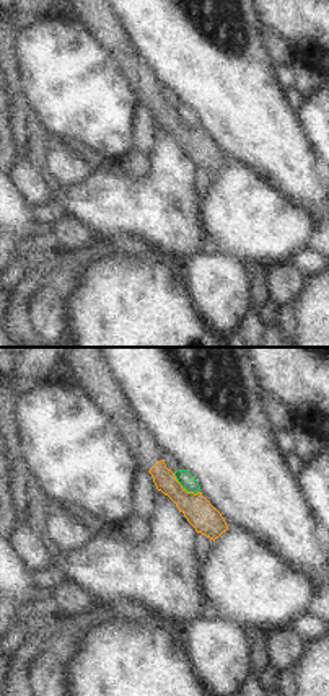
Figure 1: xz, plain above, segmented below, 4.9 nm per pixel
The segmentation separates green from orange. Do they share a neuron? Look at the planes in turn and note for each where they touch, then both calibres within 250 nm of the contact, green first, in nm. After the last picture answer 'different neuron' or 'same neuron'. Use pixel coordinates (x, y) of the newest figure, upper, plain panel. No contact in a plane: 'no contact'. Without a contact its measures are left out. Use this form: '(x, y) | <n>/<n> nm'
(184, 123) | 80/150 nm

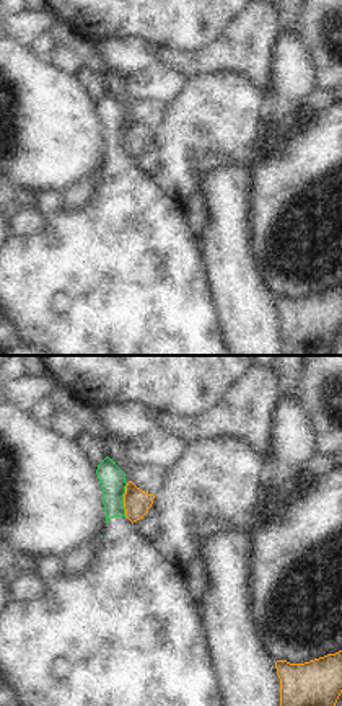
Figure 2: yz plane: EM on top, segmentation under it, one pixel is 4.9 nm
(122, 134) | 130/130 nm

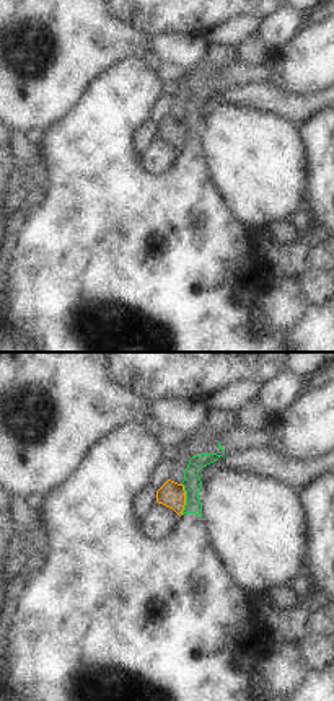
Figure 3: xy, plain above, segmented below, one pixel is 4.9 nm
(186, 134) | 90/130 nm

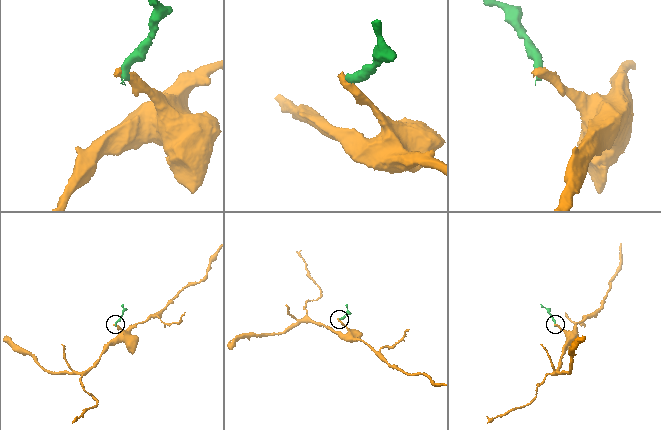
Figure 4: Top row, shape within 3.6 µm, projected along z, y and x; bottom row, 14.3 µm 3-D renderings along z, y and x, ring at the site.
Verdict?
different neuron

